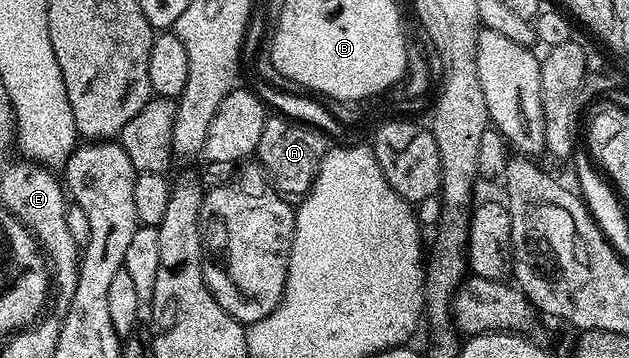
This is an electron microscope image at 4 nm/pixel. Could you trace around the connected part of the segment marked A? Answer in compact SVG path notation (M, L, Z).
M282 116L268 117L264 130L261 132L261 144L257 144L255 154L263 165L266 181L270 182L280 194L306 195L315 183L315 174L324 154L329 149L328 139L323 131L301 122L292 121Z

